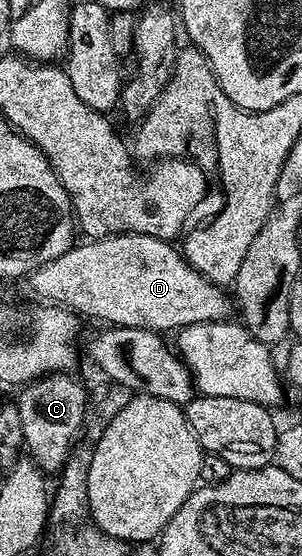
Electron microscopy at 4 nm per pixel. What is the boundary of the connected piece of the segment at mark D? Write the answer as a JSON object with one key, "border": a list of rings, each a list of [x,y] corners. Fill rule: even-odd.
{"border":[[[108,235],[106,239],[89,239],[81,241],[70,247],[67,253],[63,253],[63,257],[55,257],[55,261],[51,261],[47,265],[43,265],[39,269],[35,269],[27,277],[29,287],[34,291],[36,298],[41,301],[48,301],[58,304],[62,307],[69,308],[70,311],[78,316],[90,315],[93,319],[102,319],[102,324],[112,325],[115,327],[142,327],[143,329],[151,329],[162,333],[173,333],[183,327],[190,327],[196,323],[220,323],[226,318],[225,315],[231,311],[231,299],[228,294],[224,295],[222,288],[216,283],[212,283],[207,277],[200,275],[193,266],[183,257],[180,250],[173,248],[172,242],[156,239],[150,235]]]}

